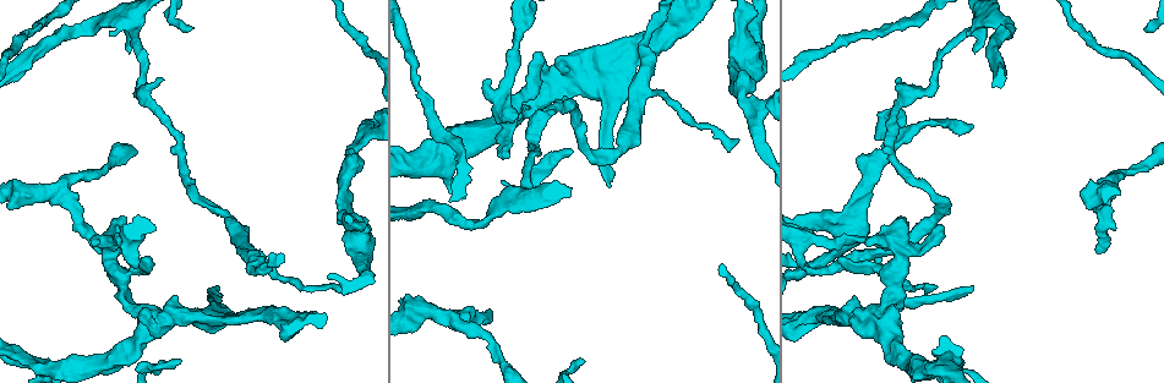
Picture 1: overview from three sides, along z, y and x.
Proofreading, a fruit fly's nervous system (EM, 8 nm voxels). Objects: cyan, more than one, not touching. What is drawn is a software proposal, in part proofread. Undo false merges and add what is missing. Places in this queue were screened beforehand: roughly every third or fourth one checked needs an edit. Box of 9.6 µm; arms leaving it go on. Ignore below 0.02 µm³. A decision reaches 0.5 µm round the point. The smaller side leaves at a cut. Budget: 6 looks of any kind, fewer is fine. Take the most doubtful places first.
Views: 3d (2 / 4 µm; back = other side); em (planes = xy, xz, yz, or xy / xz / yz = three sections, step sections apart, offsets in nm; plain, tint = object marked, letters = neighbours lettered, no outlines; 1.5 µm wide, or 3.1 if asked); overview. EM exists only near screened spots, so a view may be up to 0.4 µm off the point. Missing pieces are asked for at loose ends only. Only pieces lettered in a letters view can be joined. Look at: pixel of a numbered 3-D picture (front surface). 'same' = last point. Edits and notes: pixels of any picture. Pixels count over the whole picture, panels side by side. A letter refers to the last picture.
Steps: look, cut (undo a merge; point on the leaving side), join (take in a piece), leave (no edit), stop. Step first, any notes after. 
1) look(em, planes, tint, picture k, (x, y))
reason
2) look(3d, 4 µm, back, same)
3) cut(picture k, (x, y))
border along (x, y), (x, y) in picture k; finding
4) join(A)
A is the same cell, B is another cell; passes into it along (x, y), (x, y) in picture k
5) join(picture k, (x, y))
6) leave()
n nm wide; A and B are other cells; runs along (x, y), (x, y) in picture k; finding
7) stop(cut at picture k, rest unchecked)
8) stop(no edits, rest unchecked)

look(em, xy, step 8, letters, picture 1, (1097, 251))
an open end

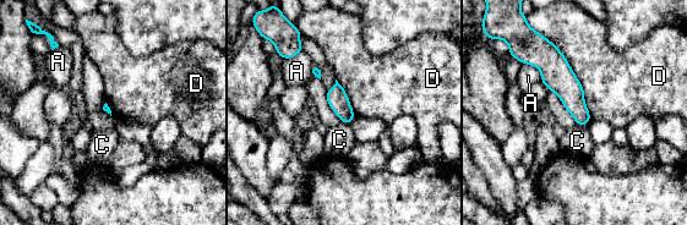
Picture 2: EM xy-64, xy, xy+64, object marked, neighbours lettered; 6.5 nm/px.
leave()
A, C and D are other cells; runs along (541, 53), (571, 92), (583, 121) in picture 2; no lettered piece goes on from it

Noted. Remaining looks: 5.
look(3d, 4 µm, picture 1, (490, 81))

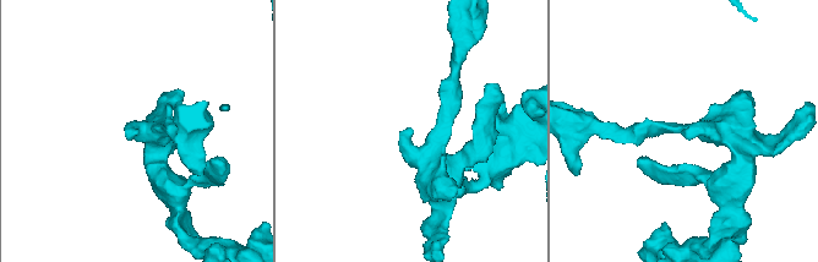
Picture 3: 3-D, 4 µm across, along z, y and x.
look(em, yz, step 8, letters, picture 3, (686, 132))
now the EM

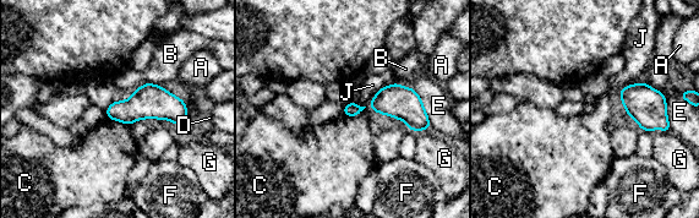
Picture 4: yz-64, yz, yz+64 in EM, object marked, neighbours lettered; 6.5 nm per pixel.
leave()
A, B, C, D, E, F, G and J are other cells; border along (366, 107), (356, 115), (343, 115) in picture 4; no lettered piece goes on from it

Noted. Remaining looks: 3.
look(em, planes, letters, picture 1, (126, 21))
three arms meet

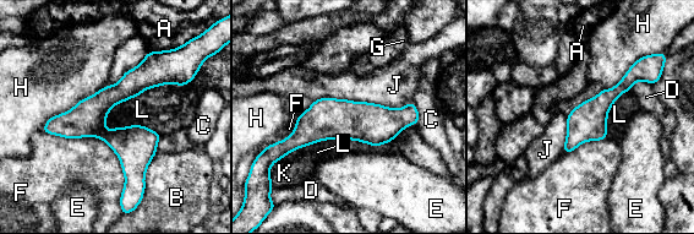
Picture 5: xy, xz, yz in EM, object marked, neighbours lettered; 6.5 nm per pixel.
leave()
A, B, C, D, E, F, G, H, J, K and L are other cells; border along (313, 99), (393, 108), (413, 103) in picture 5; continuous, no second cell

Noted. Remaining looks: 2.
stop(no edits, rest unchecked)

